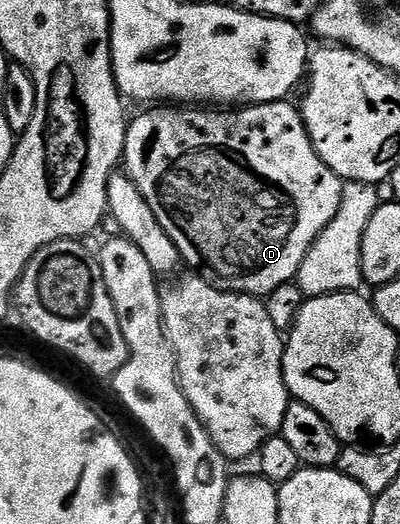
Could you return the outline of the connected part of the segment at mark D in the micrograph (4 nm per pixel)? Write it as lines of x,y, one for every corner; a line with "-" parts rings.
291,101
266,102
259,106
245,105
243,108
224,108
219,114
216,108
148,108
145,114
134,117
128,123
126,144
122,159
123,169
129,178
134,180
138,192
154,208
154,216
158,216
158,224
166,228
166,236
174,240
181,259
189,266
189,271
205,278
220,290
233,290
236,294
267,296
274,288
293,281
300,270
302,260
308,249
314,244
316,237
323,232
326,224
334,220
338,208
342,204
344,179
327,166
318,156
314,144
308,135
303,113
291,106

